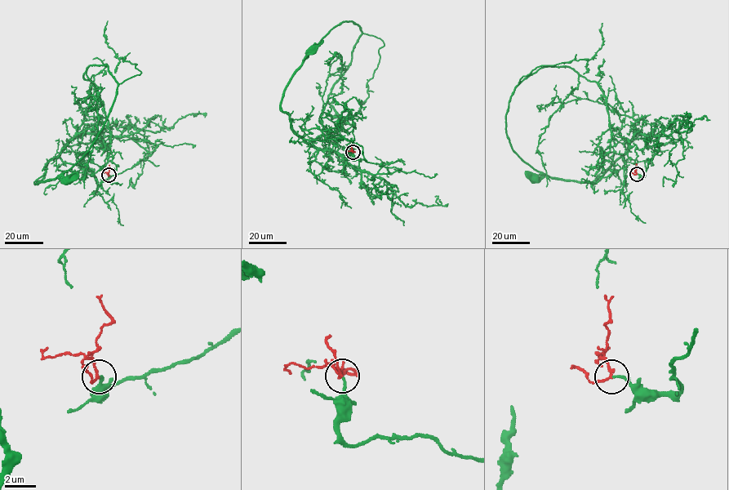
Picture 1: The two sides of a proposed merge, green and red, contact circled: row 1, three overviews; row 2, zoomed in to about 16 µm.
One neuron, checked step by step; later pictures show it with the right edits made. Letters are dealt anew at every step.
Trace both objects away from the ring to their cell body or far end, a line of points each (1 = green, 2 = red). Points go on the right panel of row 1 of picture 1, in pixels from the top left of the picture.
1: (637, 174), (645, 175), (657, 150), (657, 136), (635, 133), (628, 149), (592, 181), (533, 178)
2: (637, 174), (637, 164)

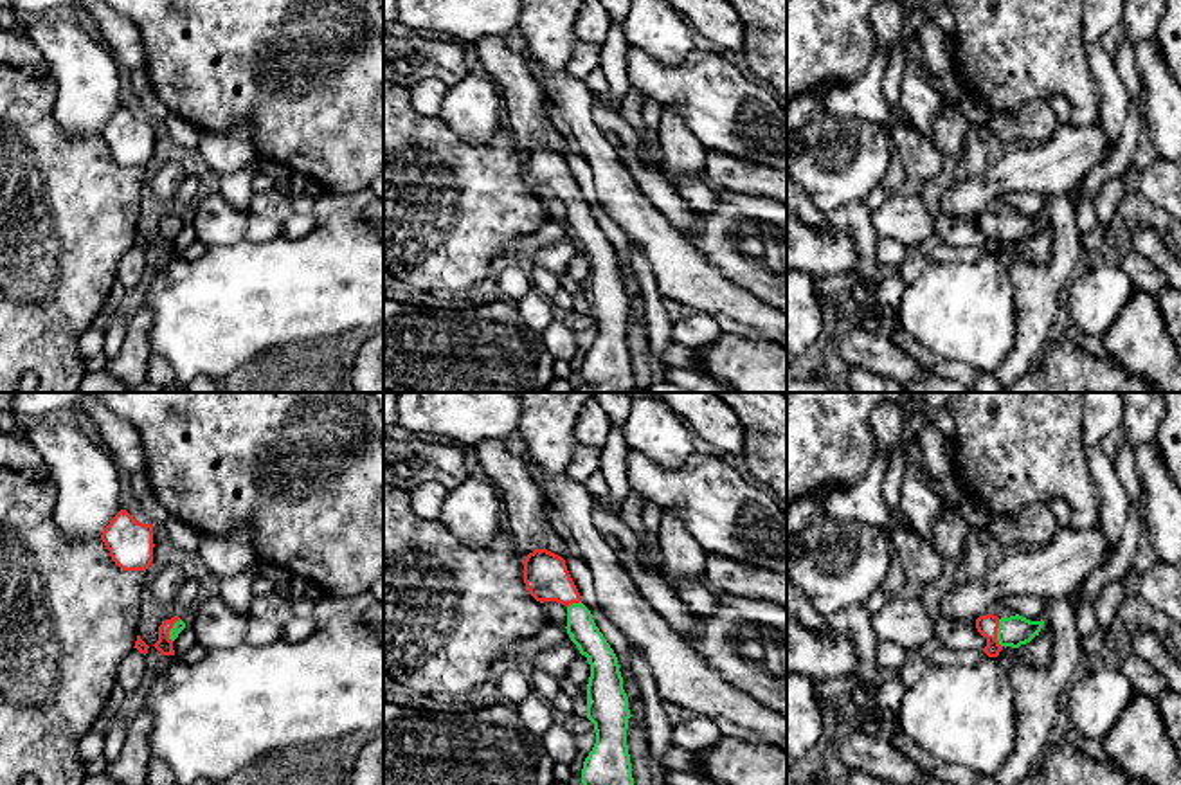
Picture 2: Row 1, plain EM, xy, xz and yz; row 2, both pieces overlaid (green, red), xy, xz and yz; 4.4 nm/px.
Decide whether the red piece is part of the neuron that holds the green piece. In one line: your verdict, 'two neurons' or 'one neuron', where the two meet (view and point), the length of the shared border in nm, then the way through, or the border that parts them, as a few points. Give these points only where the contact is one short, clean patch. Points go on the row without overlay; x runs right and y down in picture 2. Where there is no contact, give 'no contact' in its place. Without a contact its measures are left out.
one neuron; meets green in yz at (998, 231); contact 130 nm long; runs through yz (1014, 227), (998, 231), (987, 222)

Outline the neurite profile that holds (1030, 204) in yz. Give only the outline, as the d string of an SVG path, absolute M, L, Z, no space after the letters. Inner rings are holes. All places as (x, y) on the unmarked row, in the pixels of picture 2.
M1012 193L1006 202L1019 212L1030 216L1030 218L1041 218L1042 216L1042 205L1044 196L1041 193Z

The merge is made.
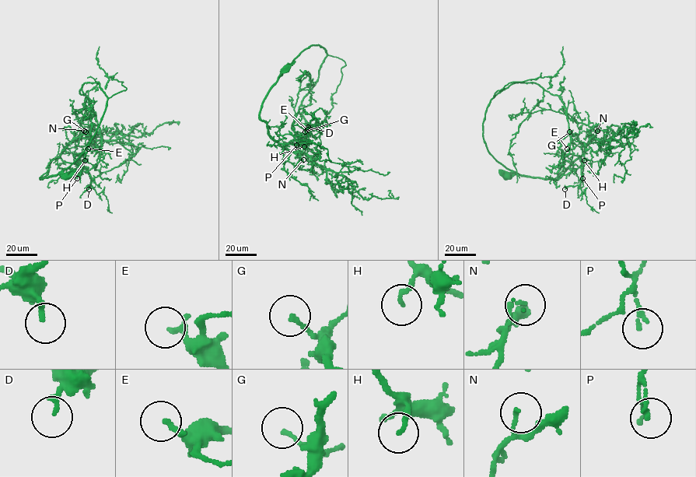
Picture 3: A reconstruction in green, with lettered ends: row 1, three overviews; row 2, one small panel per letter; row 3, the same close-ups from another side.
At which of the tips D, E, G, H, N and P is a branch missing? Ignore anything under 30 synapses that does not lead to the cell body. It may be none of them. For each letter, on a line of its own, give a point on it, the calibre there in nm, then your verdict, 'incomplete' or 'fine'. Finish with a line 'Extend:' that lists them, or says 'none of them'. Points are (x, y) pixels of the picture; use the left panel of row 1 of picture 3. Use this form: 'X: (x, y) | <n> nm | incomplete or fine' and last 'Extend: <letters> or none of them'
D: (89, 189) | 180 nm | incomplete
E: (88, 149) | 200 nm | fine
G: (85, 131) | 150 nm | fine
H: (85, 160) | 120 nm | fine
N: (84, 131) | 130 nm | fine
P: (77, 178) | 150 nm | fine
Extend: D

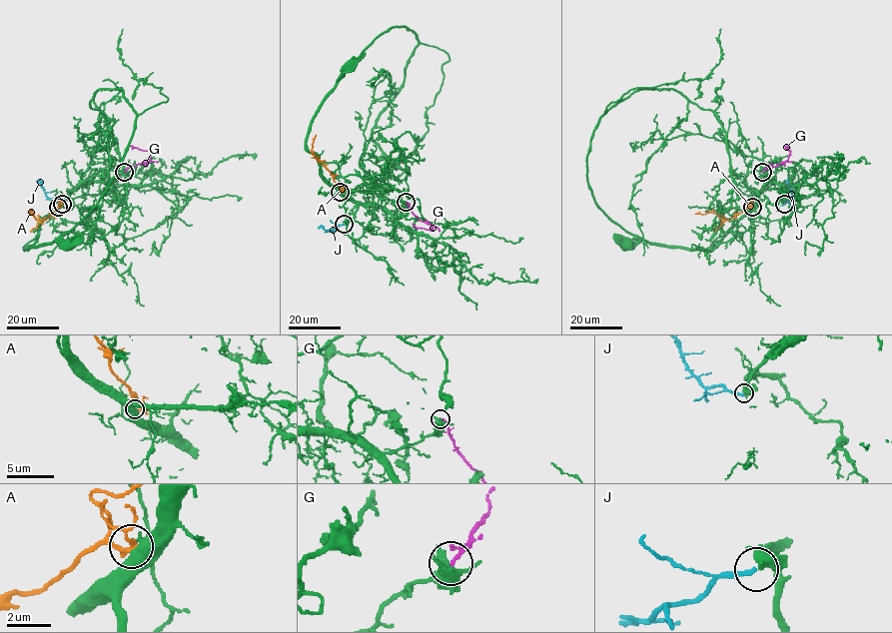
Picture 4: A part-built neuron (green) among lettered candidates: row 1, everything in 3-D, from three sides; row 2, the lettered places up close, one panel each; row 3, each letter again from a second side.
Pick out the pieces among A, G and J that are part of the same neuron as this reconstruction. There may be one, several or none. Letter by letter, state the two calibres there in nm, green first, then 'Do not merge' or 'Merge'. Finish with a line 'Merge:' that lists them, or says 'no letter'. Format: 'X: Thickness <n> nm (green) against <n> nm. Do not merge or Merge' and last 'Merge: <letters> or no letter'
A: Thickness 550 nm (green) against 200 nm. Do not merge
G: Thickness 340 nm (green) against 160 nm. Do not merge
J: Thickness 400 nm (green) against 200 nm. Merge
Merge: J

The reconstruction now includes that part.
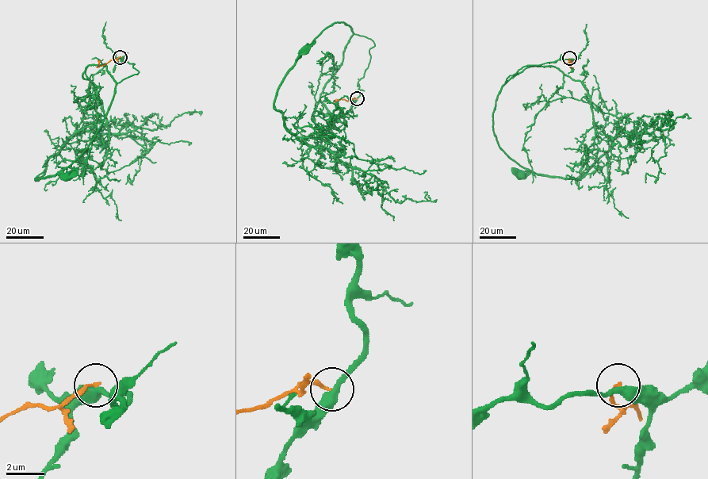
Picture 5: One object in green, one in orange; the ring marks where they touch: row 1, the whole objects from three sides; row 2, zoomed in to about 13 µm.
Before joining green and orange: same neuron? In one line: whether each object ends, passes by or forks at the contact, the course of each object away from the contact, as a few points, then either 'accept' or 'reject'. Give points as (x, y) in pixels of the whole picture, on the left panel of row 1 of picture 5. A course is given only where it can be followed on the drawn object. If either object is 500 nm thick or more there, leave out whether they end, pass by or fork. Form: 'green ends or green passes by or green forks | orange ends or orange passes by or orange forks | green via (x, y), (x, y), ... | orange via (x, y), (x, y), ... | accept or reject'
green passes by | orange ends | green via (120, 57), (134, 64), (139, 72), (116, 86), (95, 137), (60, 171), (60, 175), (68, 176) | orange via (120, 57), (101, 66), (97, 60) | reject

